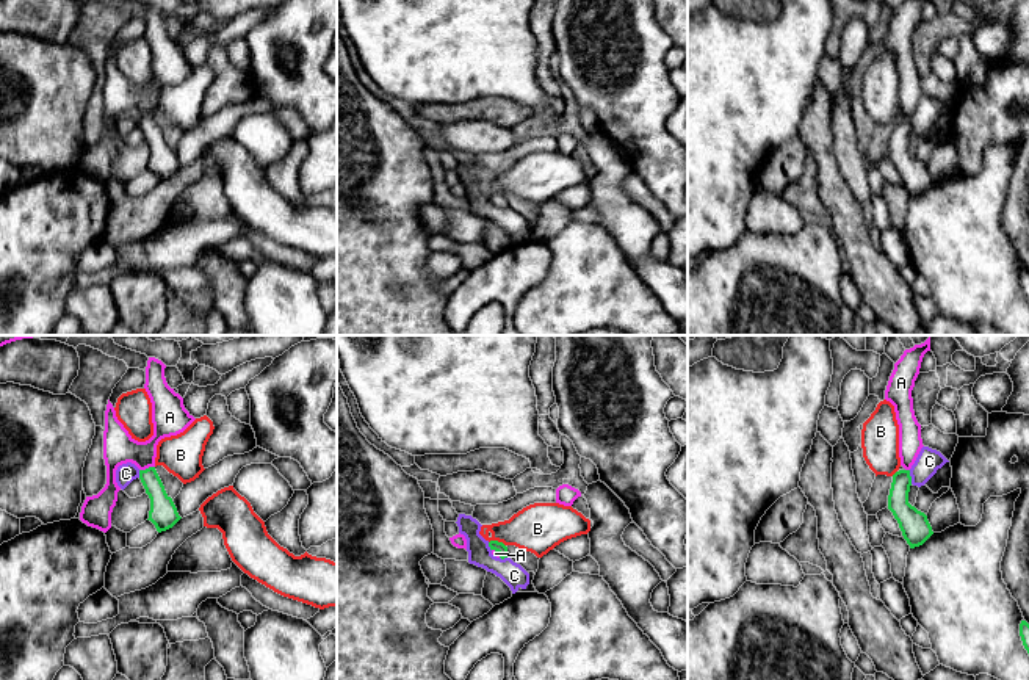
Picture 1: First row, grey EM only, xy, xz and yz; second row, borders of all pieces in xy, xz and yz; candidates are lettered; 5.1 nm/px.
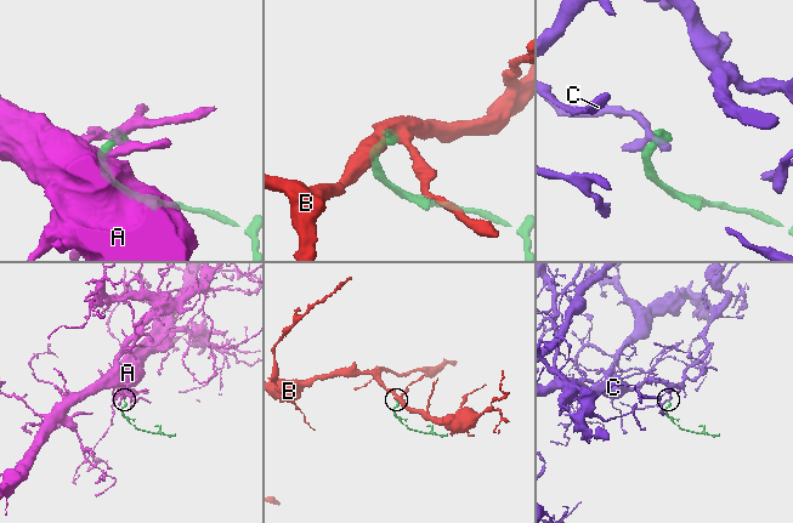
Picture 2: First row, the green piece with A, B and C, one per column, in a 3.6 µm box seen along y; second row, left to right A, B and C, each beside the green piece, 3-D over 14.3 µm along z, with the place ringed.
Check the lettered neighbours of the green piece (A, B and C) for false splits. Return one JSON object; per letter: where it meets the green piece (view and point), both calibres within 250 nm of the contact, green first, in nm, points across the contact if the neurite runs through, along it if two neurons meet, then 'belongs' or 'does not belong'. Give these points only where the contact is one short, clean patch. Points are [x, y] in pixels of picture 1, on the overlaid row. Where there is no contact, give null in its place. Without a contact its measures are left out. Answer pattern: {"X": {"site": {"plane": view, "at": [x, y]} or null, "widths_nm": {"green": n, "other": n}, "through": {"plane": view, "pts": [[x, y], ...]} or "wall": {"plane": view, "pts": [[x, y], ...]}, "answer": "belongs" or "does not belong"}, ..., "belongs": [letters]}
{"A": {"site": {"plane": "xy", "at": [146, 469]}, "widths_nm": {"green": 150, "other": 160}, "through": {"plane": "xy", "pts": [[163, 514], [146, 469], [129, 450], [119, 448]]}, "answer": "belongs"}, "B": {"site": {"plane": "xz", "at": [497, 541]}, "widths_nm": {"green": 60, "other": 260}, "wall": {"plane": "xz", "pts": [[489, 541], [500, 541], [505, 546]]}, "answer": "does not belong"}, "C": {"site": {"plane": "yz", "at": [910, 477]}, "widths_nm": {"green": 150, "other": 120}, "wall": {"plane": "yz", "pts": [[909, 470], [912, 483]]}, "answer": "does not belong"}, "belongs": ["A"]}

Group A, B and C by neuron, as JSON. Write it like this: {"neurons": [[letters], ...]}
{"neurons": [["A"], ["B"], ["C"]]}

